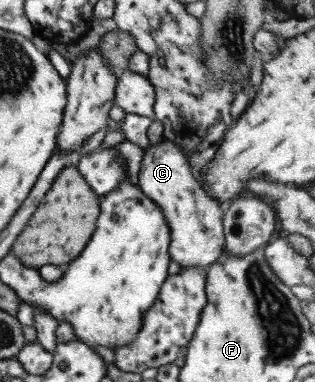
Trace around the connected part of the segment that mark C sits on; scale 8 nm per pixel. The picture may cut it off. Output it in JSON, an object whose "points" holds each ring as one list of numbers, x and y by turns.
{"points":[[162,138,155,145,143,148,137,184,164,214,170,230,169,257,182,268,206,268,223,250,223,208,206,195,201,183,192,177,188,164,187,157,177,145]]}

